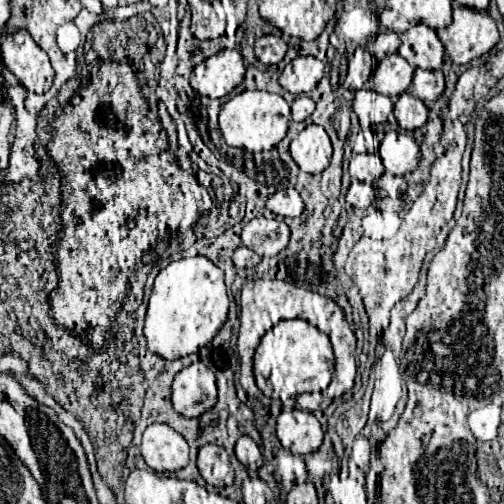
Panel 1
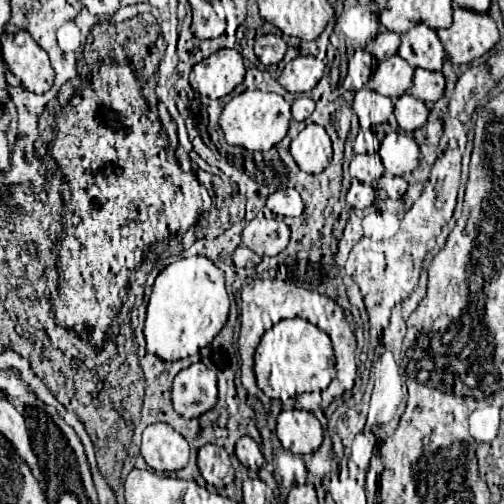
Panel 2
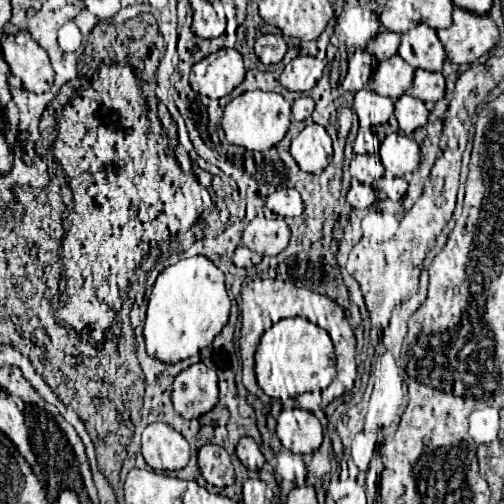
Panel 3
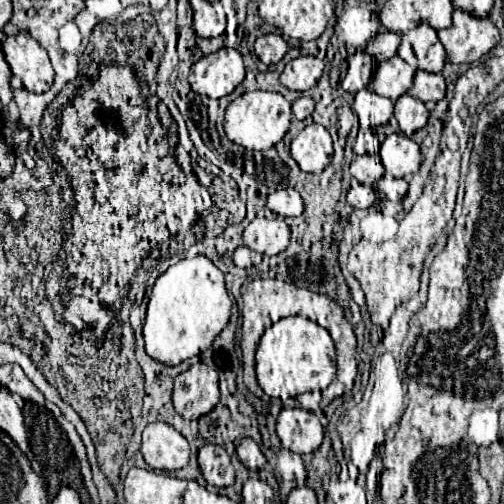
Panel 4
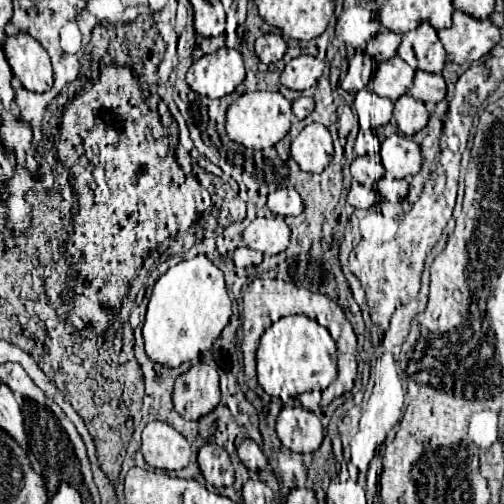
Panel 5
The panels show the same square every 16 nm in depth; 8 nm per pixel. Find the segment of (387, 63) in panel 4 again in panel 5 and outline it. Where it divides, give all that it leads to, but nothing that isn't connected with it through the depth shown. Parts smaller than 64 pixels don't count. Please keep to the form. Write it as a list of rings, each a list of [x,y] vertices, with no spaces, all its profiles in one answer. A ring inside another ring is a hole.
[[[394,56],[392,60],[386,60],[378,66],[374,80],[370,82],[370,88],[384,98],[390,98],[392,102],[396,102],[402,94],[406,94],[412,88],[412,80],[414,80],[414,68],[404,64],[404,60],[400,60],[400,56]]]

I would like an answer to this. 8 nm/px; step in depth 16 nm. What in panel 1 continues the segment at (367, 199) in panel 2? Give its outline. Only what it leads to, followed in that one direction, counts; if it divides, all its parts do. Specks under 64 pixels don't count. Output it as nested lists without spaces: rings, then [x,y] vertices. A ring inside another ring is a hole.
[[[352,180],[350,188],[348,188],[348,194],[346,194],[346,202],[350,206],[354,206],[355,209],[364,210],[372,204],[372,200],[375,200],[376,190],[372,184],[364,184],[360,180]]]

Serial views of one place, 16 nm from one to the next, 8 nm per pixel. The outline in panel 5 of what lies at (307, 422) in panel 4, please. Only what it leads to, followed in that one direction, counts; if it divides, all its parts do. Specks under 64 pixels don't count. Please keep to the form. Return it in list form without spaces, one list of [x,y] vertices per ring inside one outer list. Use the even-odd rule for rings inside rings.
[[[300,406],[284,408],[280,412],[276,420],[276,432],[282,440],[282,446],[298,454],[318,450],[324,438],[318,416]]]

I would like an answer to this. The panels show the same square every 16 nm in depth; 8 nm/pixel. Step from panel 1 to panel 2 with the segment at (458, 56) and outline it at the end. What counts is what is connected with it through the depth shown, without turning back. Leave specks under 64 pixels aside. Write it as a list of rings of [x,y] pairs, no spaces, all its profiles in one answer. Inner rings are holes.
[[[454,6],[454,22],[452,26],[438,30],[438,38],[454,64],[468,64],[494,48],[500,36],[496,22],[488,12]]]

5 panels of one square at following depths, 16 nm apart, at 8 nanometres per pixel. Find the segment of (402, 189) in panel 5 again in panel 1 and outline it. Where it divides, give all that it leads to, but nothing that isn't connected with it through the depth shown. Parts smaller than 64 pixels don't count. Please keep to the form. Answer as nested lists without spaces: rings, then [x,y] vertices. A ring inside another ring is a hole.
[[[384,174],[384,176],[378,180],[378,188],[384,190],[388,196],[398,198],[398,196],[404,194],[404,190],[406,190],[406,180],[402,178],[402,176],[388,176],[388,174]]]

